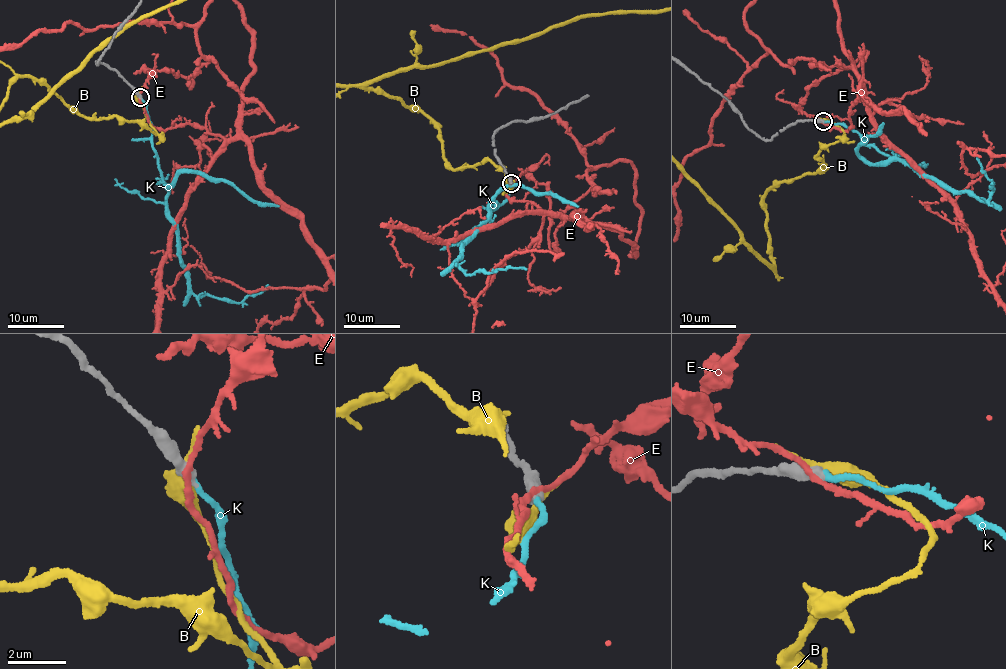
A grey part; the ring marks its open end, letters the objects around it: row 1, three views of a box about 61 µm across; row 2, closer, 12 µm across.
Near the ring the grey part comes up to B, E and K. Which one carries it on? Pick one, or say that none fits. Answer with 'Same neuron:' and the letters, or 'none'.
Same neuron: K

